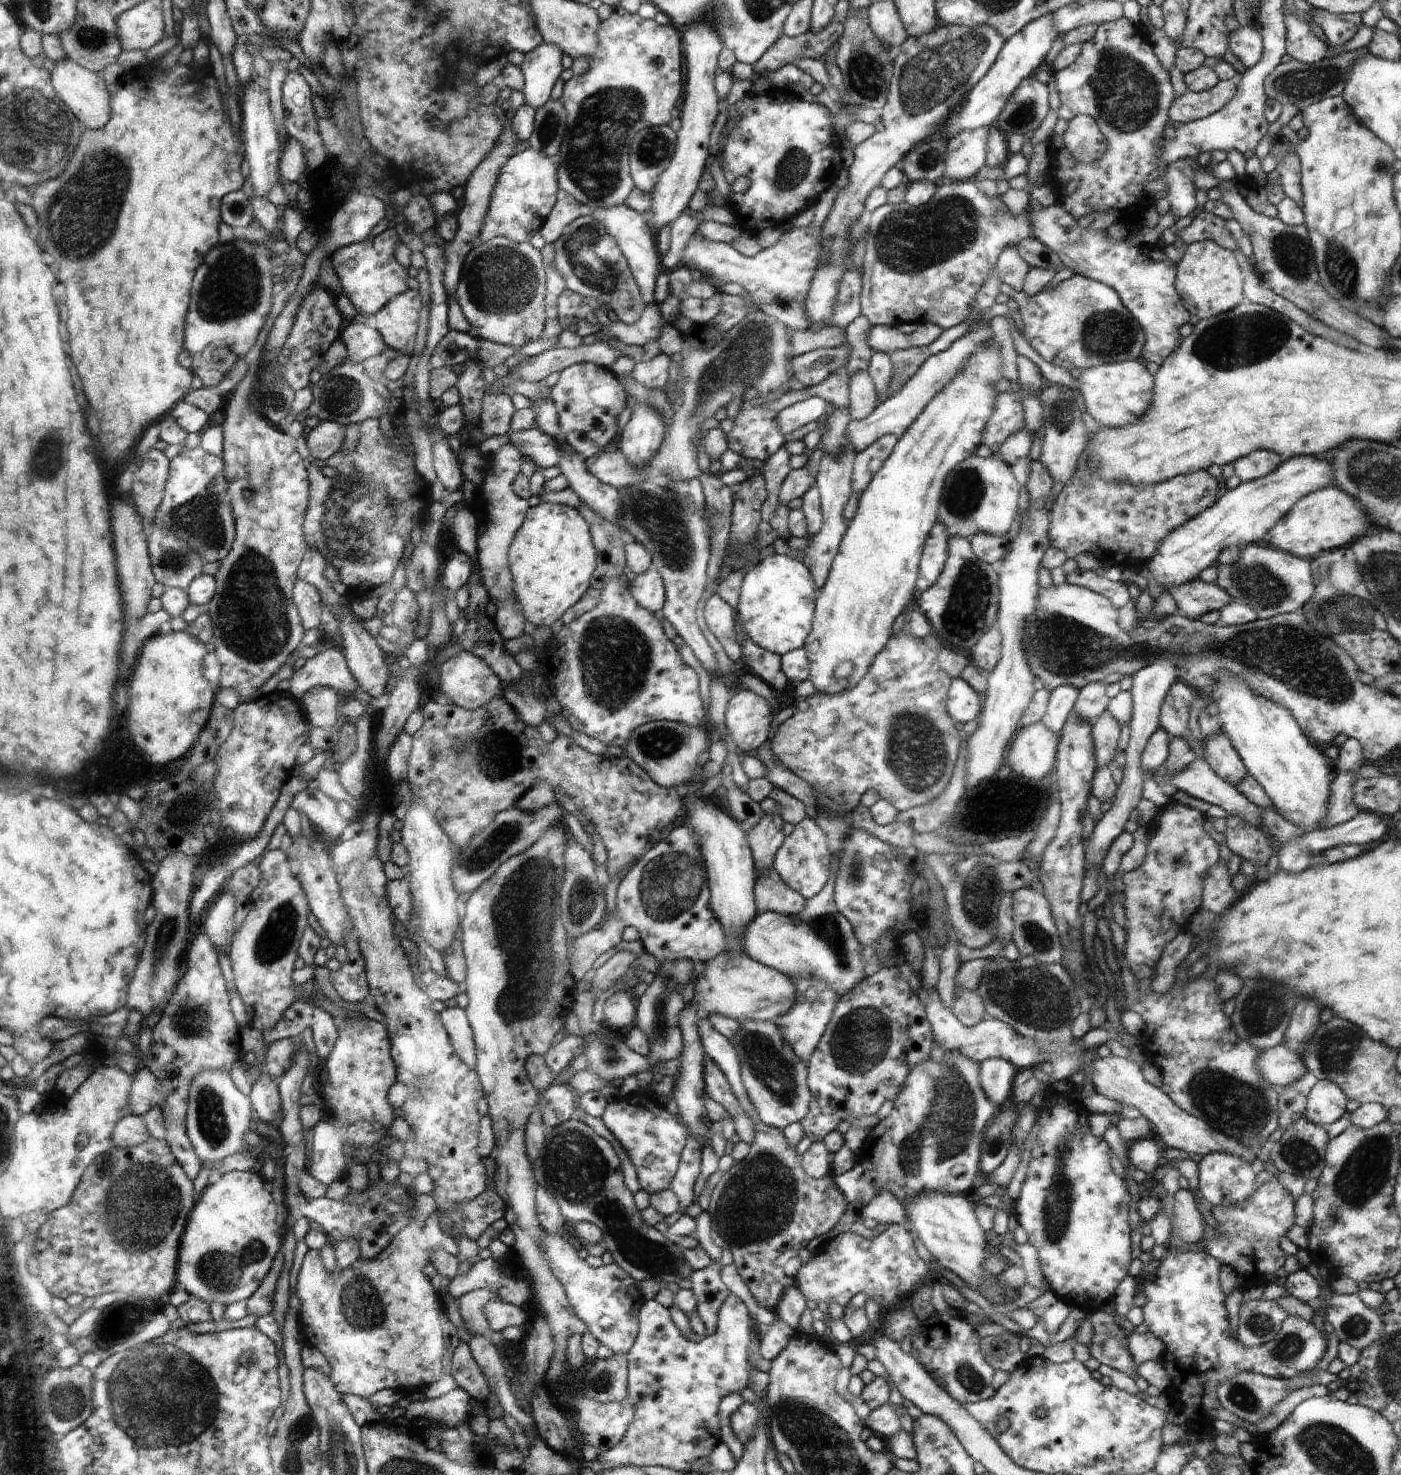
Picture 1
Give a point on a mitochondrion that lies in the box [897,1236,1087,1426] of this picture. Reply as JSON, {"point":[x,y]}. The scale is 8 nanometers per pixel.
{"point":[970,1380]}

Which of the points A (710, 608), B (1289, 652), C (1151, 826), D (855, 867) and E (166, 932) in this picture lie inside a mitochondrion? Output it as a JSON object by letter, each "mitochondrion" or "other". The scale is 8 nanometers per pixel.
{"A":"other","B":"mitochondrion","C":"other","D":"mitochondrion","E":"mitochondrion"}

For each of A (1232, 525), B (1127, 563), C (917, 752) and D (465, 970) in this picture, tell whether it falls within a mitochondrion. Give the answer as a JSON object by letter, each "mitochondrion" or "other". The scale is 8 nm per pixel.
{"A":"other","B":"other","C":"mitochondrion","D":"other"}

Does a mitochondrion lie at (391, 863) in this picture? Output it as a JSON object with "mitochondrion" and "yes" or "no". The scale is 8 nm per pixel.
{"mitochondrion":"no"}

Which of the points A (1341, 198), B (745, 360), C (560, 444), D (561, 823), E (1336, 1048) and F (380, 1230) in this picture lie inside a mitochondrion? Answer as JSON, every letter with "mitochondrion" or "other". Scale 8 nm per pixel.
{"A":"other","B":"mitochondrion","C":"other","D":"other","E":"mitochondrion","F":"other"}

